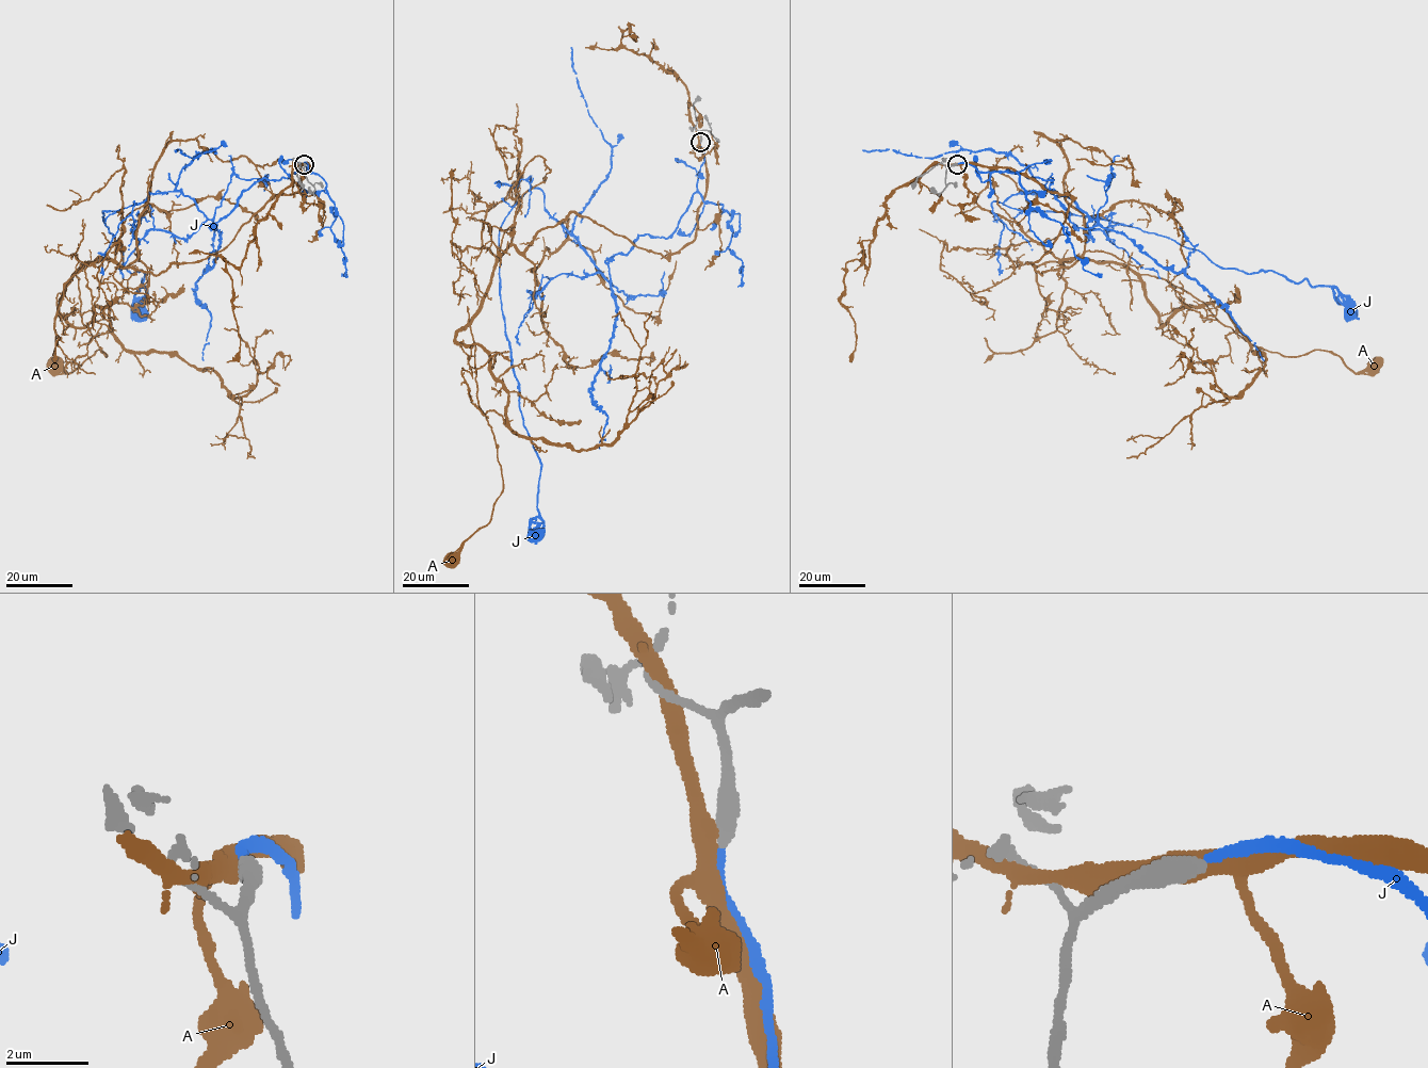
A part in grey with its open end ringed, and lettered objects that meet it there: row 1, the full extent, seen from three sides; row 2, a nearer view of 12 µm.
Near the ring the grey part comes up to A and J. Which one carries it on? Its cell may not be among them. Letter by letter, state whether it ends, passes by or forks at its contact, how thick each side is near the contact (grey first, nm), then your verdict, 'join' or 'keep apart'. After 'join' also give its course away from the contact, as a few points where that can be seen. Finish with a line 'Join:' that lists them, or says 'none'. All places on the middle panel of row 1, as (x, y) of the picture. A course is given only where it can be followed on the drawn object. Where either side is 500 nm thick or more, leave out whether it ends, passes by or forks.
A: 550/480 nm | keep apart
J: it ends | 480/200 nm | join | via (700, 142), (678, 227), (609, 257), (610, 281), (540, 189), (499, 230), (506, 338), (540, 464), (532, 535)
Join: J

